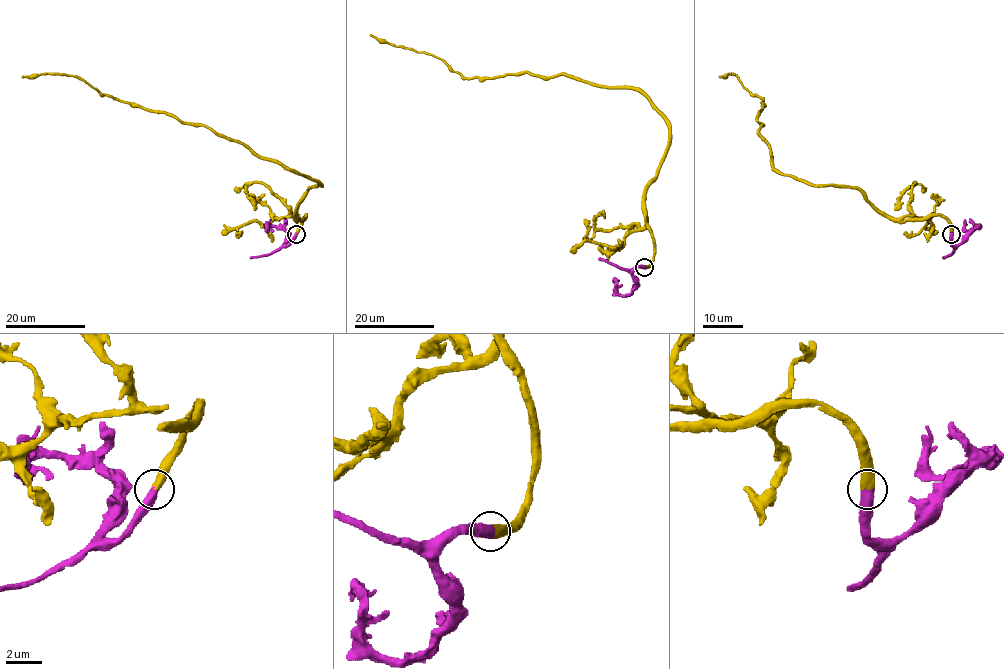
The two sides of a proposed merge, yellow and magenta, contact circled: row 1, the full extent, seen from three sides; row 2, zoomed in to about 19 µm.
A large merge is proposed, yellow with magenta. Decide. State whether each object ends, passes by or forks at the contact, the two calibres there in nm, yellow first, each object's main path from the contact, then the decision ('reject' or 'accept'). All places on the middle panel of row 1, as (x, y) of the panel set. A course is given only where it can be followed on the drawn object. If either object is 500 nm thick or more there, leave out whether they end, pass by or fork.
480 nm thick on the yellow side, 550 nm on the other; yellow runs (645, 267), (654, 255), (646, 188), (669, 124), (641, 93), (559, 74), (465, 78), (370, 34); magenta runs (645, 267), (637, 267), (632, 273), (635, 286), (627, 294), (617, 292), (618, 280); accept

